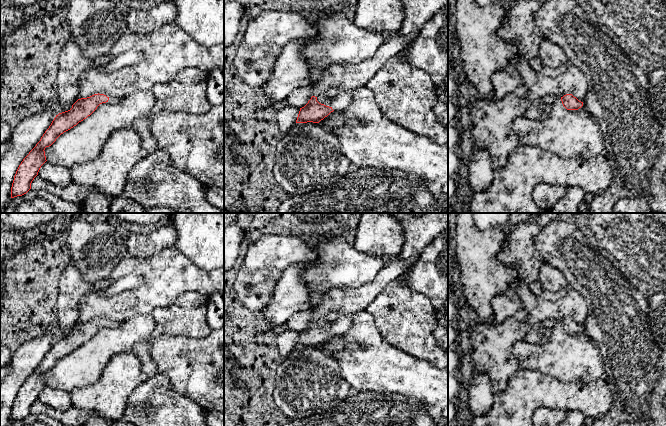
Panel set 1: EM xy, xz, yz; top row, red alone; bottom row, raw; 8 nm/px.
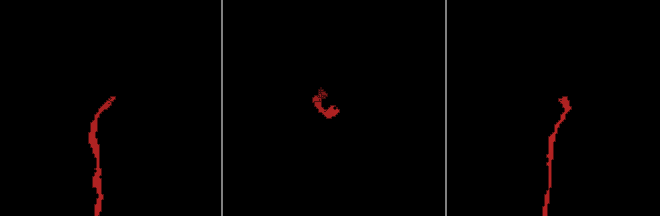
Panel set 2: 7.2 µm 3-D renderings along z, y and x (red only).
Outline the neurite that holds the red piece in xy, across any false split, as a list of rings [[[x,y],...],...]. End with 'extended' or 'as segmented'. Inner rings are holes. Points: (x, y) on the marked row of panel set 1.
[[[94,94],[78,99],[68,111],[59,113],[45,131],[40,141],[19,165],[11,187],[11,198],[22,196],[31,189],[31,183],[41,166],[47,161],[45,148],[51,146],[64,132],[90,116],[97,107],[106,102],[120,103],[120,98],[109,98],[104,94]]]; extended

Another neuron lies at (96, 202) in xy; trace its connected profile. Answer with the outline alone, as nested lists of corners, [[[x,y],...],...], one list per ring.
[[[92,188],[87,194],[84,208],[86,213],[109,213],[110,200],[105,196],[104,192]]]

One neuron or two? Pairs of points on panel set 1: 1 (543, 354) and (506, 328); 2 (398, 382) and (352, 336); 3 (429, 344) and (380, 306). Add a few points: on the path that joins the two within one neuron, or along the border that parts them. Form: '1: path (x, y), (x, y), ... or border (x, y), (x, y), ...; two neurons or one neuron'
1: border (523, 340), (513, 346), (518, 364); two neurons
2: path (385, 369), (375, 359), (374, 352), (365, 343); one neuron
3: path (415, 340), (405, 340), (386, 320); one neuron

